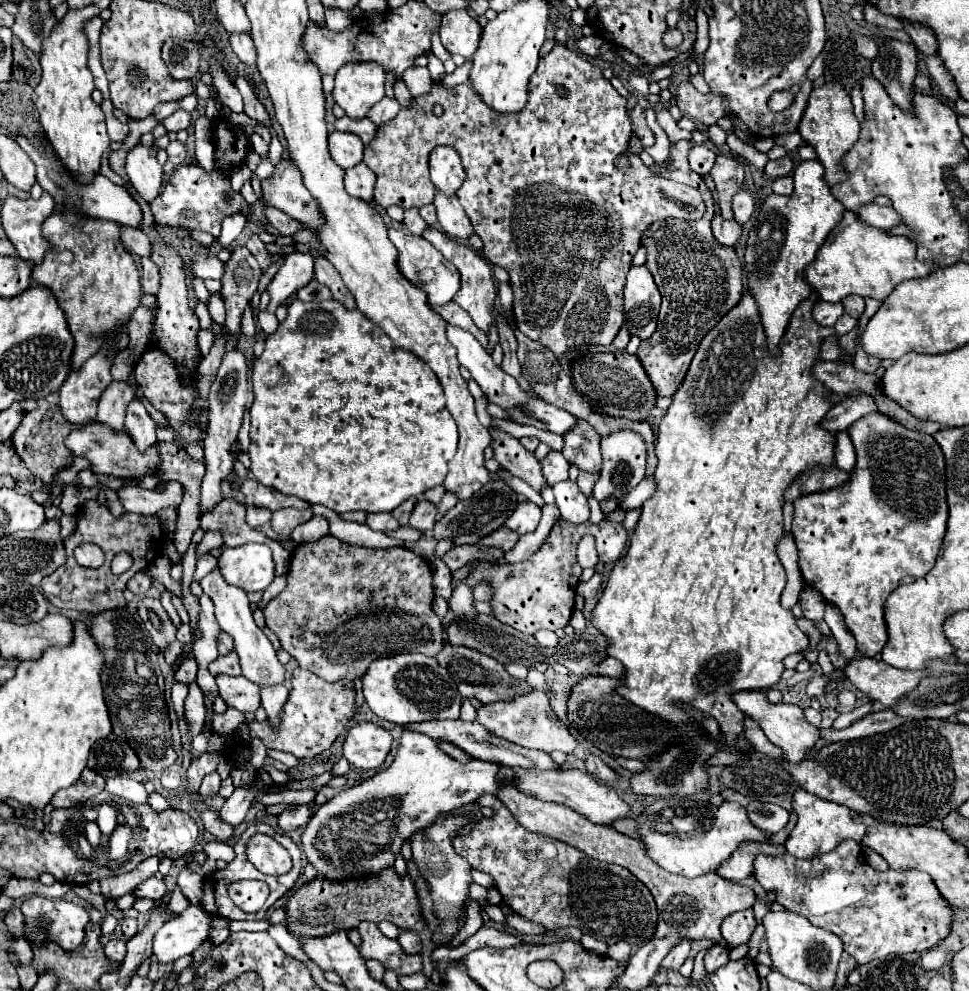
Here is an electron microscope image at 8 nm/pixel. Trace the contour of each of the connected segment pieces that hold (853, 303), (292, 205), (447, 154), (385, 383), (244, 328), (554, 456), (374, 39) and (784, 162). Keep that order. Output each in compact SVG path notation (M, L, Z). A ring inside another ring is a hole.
M847 295L847 299L843 299L841 303L845 307L845 313L849 313L855 319L859 319L859 315L865 311L865 299L859 297L859 295L855 295L855 297Z
M287 157L279 159L271 177L261 181L261 195L269 205L301 221L311 231L317 231L323 223L323 217L319 217L319 205L311 199L307 187L303 187L299 167Z
M437 147L429 159L431 181L437 189L433 205L437 207L437 217L441 229L455 239L469 239L473 227L457 199L457 189L465 181L465 169L455 149Z
M295 299L289 305L287 319L265 339L265 349L255 359L253 391L249 469L255 479L283 495L321 503L337 513L353 509L365 513L393 511L405 499L441 485L447 463L455 455L457 425L445 407L443 389L433 369L411 351L397 347L359 309L349 311L335 299L321 303ZM277 363L289 379L275 369Z
M251 305L245 307L243 323L241 323L241 333L243 335L249 335L249 337L255 337L257 335L257 327L255 327L255 321L253 321L253 309L251 309Z
M549 451L539 463L541 463L543 475L549 481L549 485L555 485L563 479L577 480L579 469L573 464L570 465L569 469L569 463L567 463L567 459L563 459L561 451Z
M407 1L405 5L397 9L387 9L385 19L379 23L363 17L363 23L361 19L357 19L341 33L329 31L327 25L317 25L309 21L301 43L309 61L317 65L321 75L335 75L341 65L351 63L351 61L355 63L371 61L371 63L381 65L385 73L393 73L395 79L399 81L403 73L409 67L413 67L419 55L425 55L427 51L431 51L431 37L439 31L441 17L443 15L429 9L425 1Z
M783 157L783 159L777 159L777 161L769 161L767 167L765 167L765 173L771 175L771 177L785 177L791 171L793 171L791 157Z

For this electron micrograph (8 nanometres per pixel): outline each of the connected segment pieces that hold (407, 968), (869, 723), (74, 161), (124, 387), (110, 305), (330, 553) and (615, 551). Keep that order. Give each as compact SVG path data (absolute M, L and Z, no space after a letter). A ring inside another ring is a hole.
M369 921L359 923L359 935L361 935L359 953L363 959L377 959L385 969L391 969L397 975L413 975L421 971L423 967L421 953L407 955L397 939L389 939L379 931L377 923Z
M883 709L879 713L869 713L863 719L855 721L853 725L849 725L843 731L835 731L835 729L821 729L821 739L825 739L827 743L835 743L835 741L849 741L849 739L859 739L859 737L869 737L873 733L883 733L889 729L895 729L899 725L903 725L907 719L903 719L901 715L897 715L893 709Z
M89 5L85 9L77 9L77 11L67 11L67 15L55 25L51 37L43 43L43 51L41 51L41 83L35 87L37 93L37 109L39 109L39 123L55 151L55 155L59 157L59 161L65 165L65 169L77 177L79 183L91 183L93 177L99 173L101 167L101 157L103 153L109 149L109 135L105 129L105 115L101 111L101 107L97 103L93 103L91 93L95 89L93 85L93 75L87 69L87 37L83 33L83 25L89 17L99 16L101 10L95 5Z
M129 373L129 381L111 381L103 395L99 397L99 413L97 423L105 423L113 429L123 429L125 409L129 401L135 397L135 375Z
M55 213L43 223L43 235L53 245L53 249L45 255L43 263L33 269L33 281L51 289L53 295L57 297L61 309L67 315L69 331L75 339L71 371L77 371L91 355L95 355L103 347L103 343L107 341L111 331L117 331L125 321L129 321L133 311L141 305L139 271L137 271L137 265L135 265L131 253L119 241L119 227L111 221L87 219L81 227L73 227L59 213Z
M327 535L315 543L299 545L293 557L285 591L267 603L263 613L267 627L277 633L283 649L291 653L299 667L313 671L325 681L355 681L365 675L373 659L397 653L423 653L435 657L443 649L441 619L431 611L431 567L413 551L405 547L367 549Z
M557 519L549 539L527 561L521 561L515 565L499 565L499 567L487 561L473 561L475 569L465 581L469 581L473 587L483 579L491 581L495 587L495 597L491 601L495 617L501 623L511 625L521 633L535 635L539 629L549 629L549 631L565 629L575 607L575 595L573 595L573 581L577 583L575 547L585 533L595 535L597 549L601 549L603 563L615 563L621 559L629 539L629 533L623 527L623 523L611 523L603 519L599 523L587 521L581 525L573 525L573 523L567 523L565 519ZM573 571L575 571L575 577L573 577Z

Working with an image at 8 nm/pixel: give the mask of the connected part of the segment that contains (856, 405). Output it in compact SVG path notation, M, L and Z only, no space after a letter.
M859 395L859 397L845 397L841 403L831 407L825 417L821 419L821 427L837 433L849 429L857 419L877 411L875 401L869 395Z

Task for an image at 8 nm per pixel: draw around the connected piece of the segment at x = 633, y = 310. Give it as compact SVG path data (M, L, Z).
M635 265L627 273L625 295L625 327L639 339L649 339L657 325L661 295L655 287L647 265Z

